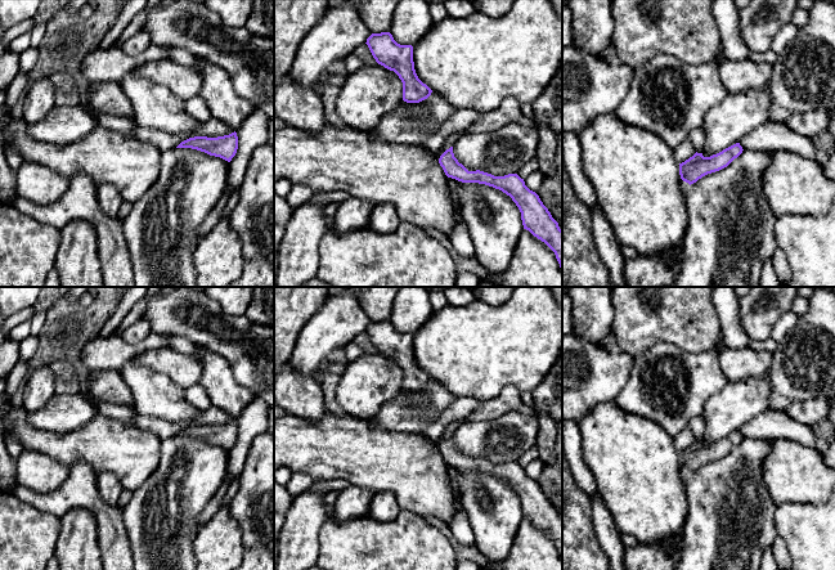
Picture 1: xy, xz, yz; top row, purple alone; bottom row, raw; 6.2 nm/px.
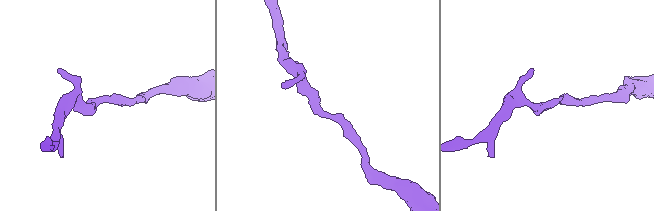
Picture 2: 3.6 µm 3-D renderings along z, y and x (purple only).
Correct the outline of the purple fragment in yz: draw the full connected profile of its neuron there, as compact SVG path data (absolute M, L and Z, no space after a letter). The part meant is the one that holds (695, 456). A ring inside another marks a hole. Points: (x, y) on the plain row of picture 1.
M736 431L710 445L704 445L702 441L696 440L692 445L679 452L681 467L691 473L702 464L727 455L742 439L740 431Z

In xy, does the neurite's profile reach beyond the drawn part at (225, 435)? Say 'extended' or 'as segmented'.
as segmented

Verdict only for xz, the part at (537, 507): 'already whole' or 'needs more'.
already whole

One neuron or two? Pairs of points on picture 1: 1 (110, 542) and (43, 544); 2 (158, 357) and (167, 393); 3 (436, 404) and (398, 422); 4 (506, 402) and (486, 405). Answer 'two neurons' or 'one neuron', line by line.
1: two neurons
2: two neurons
3: one neuron
4: one neuron

